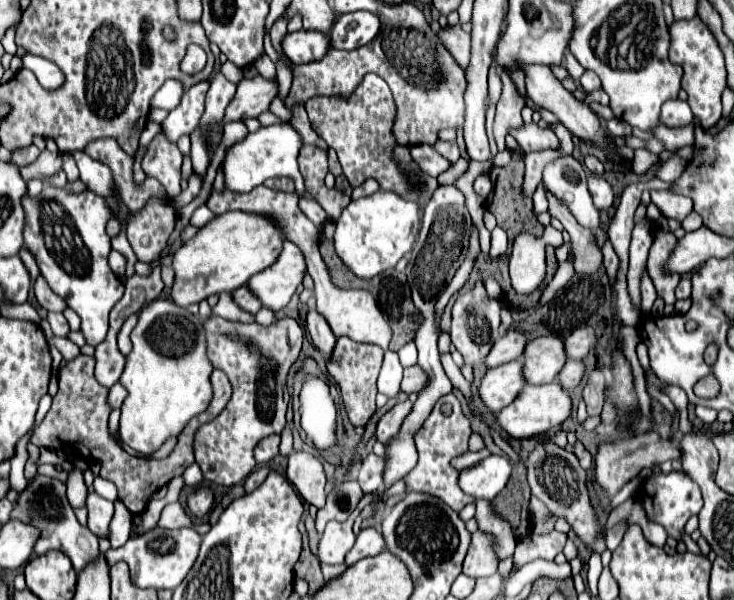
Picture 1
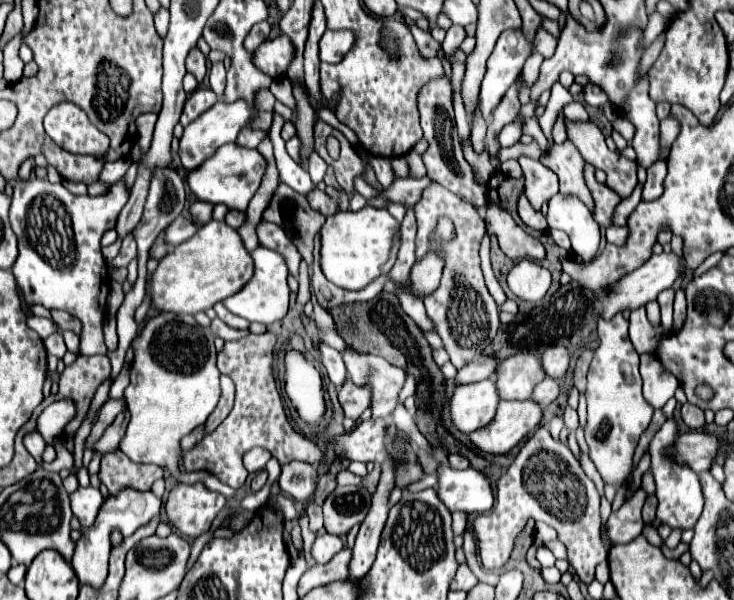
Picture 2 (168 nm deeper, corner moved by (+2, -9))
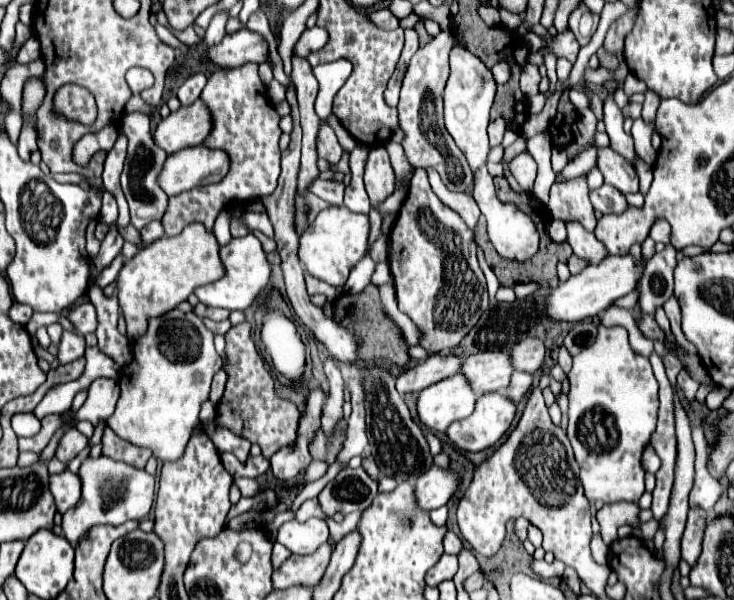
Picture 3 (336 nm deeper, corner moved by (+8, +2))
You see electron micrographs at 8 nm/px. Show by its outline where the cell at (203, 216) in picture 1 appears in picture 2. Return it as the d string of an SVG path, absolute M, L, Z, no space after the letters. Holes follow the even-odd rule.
M180 215L180 217L166 229L166 243L178 245L178 243L190 239L196 231L198 231L198 229L196 229L196 223L192 223L190 219L186 219L186 217Z

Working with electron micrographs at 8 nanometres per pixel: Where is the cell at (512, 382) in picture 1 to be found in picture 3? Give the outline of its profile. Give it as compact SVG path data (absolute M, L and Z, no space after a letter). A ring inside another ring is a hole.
M462 374L444 378L418 394L418 422L432 432L444 432L456 420L466 418L476 404L476 394Z

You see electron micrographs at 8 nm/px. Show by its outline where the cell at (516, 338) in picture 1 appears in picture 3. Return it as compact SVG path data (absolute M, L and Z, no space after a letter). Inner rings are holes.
M432 354L414 368L402 370L396 378L396 390L404 394L418 394L420 390L436 384L460 370L460 358L454 354Z

